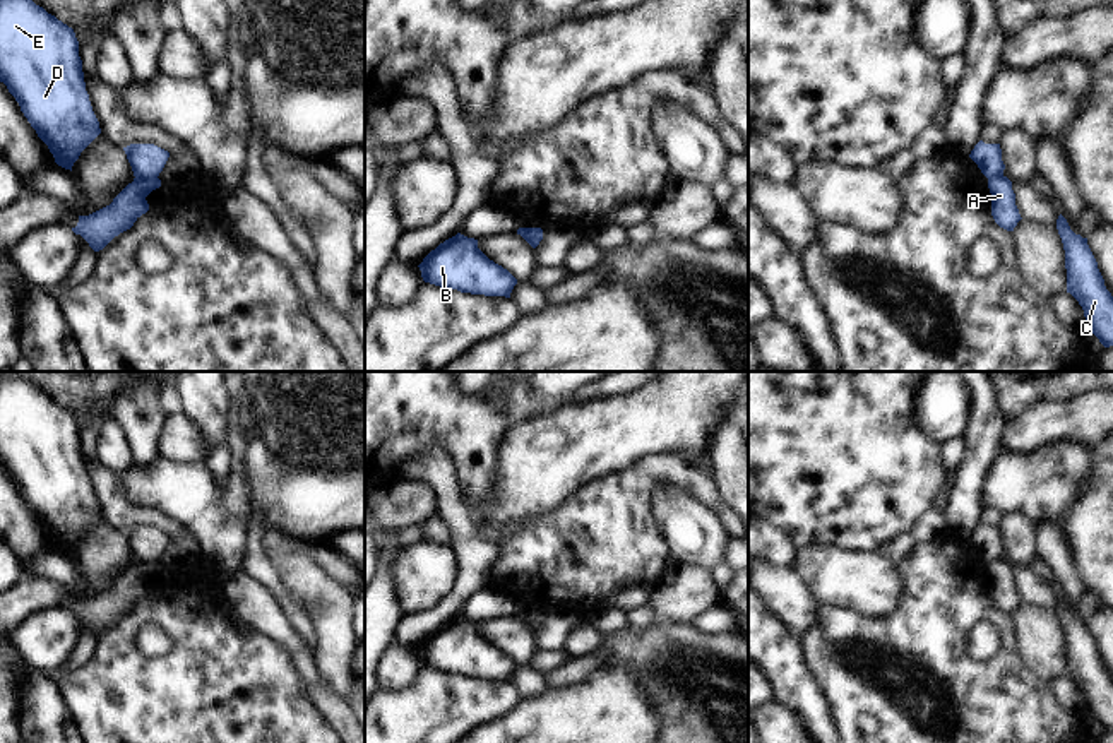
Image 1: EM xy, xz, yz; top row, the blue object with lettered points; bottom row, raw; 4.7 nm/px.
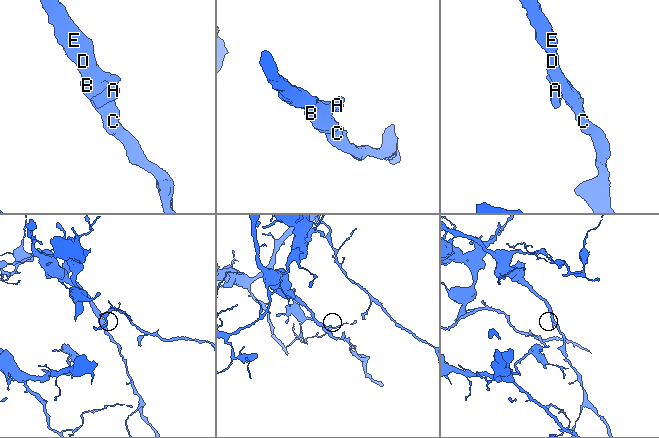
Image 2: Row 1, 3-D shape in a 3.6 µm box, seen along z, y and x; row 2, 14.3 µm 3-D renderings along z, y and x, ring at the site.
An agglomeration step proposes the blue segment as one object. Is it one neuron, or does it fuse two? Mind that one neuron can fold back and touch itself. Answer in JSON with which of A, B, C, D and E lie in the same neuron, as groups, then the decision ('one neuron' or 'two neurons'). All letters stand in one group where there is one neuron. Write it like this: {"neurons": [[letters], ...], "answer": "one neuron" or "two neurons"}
{"neurons": [["A"], ["B", "C", "D", "E"]], "answer": "two neurons"}

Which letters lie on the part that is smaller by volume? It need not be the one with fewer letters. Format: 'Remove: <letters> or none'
Remove: A

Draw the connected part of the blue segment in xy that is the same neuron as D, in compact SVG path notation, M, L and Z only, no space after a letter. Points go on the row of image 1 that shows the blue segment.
M0 0L0 82L15 98L55 163L72 171L80 152L101 134L86 91L74 29L33 0Z

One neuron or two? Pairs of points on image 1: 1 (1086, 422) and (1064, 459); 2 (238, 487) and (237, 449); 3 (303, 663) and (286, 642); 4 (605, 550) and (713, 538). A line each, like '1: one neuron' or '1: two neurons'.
1: two neurons
2: one neuron
3: one neuron
4: two neurons

